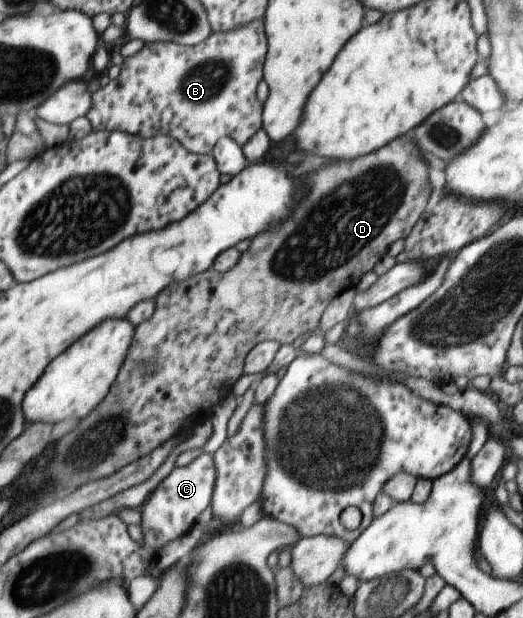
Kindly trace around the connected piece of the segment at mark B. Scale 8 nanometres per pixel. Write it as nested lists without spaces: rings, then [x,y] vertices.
[[[255,19],[252,23],[244,24],[230,31],[214,31],[207,40],[198,45],[182,45],[172,42],[146,43],[141,46],[141,50],[136,55],[125,56],[124,60],[120,62],[122,71],[118,78],[108,82],[104,88],[100,88],[95,94],[91,94],[91,110],[86,116],[92,122],[93,131],[123,131],[145,138],[166,134],[180,141],[190,153],[197,153],[198,155],[211,155],[220,140],[226,137],[242,147],[256,132],[262,129],[262,103],[257,98],[257,87],[264,79],[267,56],[268,45],[266,43],[264,19]]]

